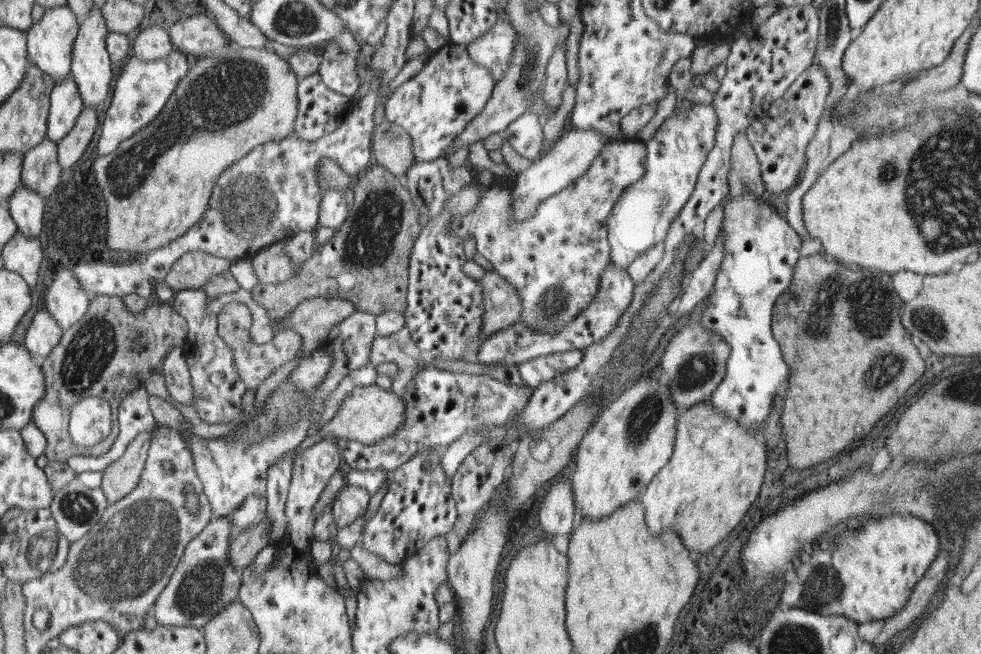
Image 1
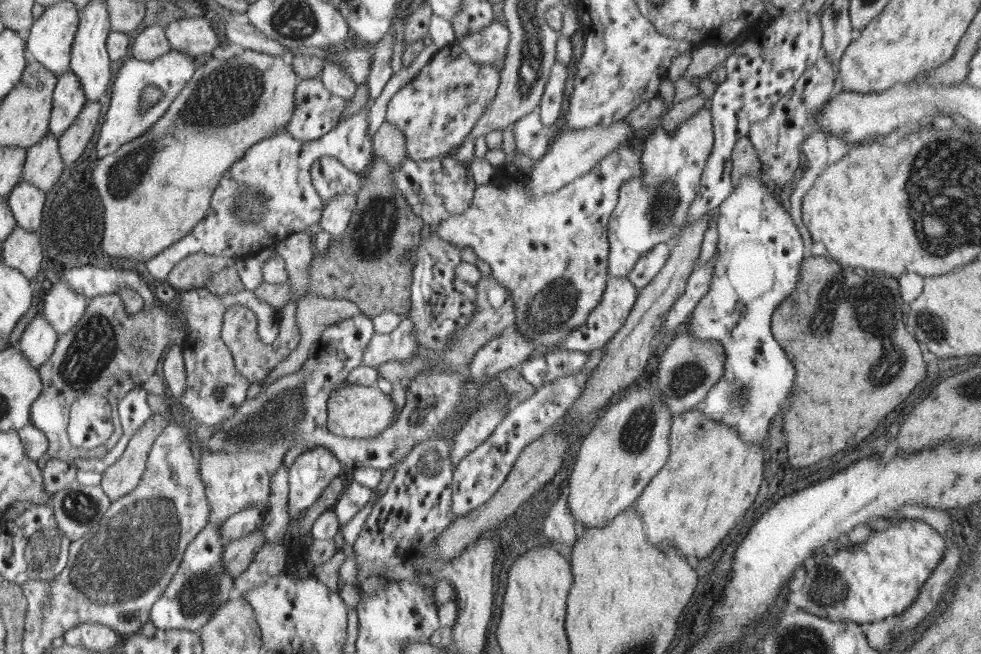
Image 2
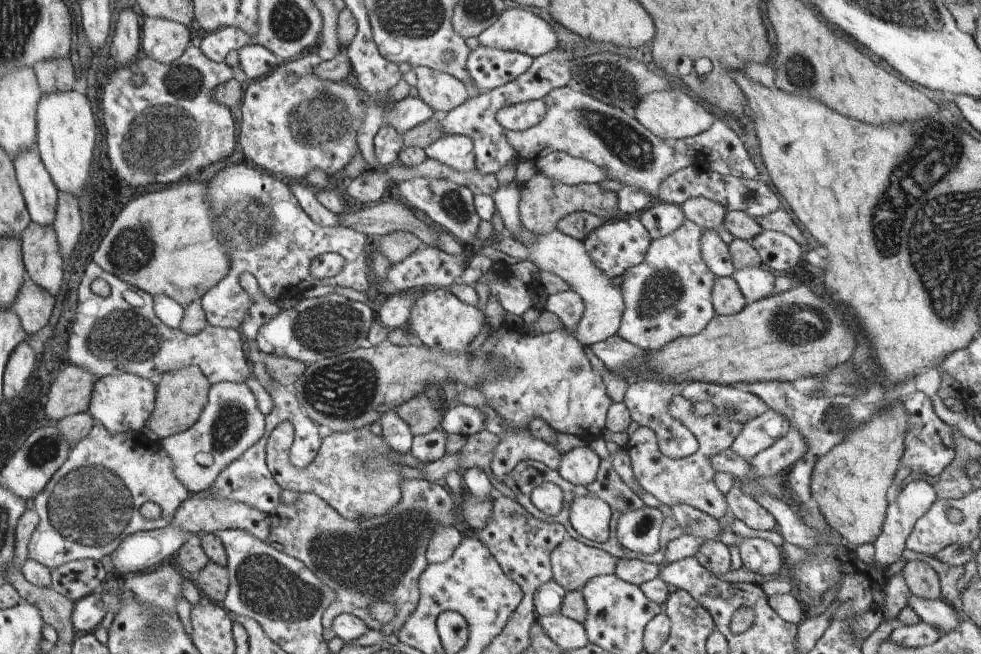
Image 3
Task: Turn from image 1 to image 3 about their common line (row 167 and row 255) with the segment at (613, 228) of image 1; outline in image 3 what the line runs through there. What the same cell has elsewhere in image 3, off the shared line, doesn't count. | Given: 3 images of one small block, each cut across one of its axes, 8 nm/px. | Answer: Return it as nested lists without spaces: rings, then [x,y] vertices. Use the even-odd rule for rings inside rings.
[[[685,219],[684,223],[674,232],[662,236],[662,238],[651,238],[644,260],[624,272],[620,290],[623,292],[625,310],[618,332],[624,340],[645,350],[660,350],[676,338],[702,332],[707,324],[715,318],[717,314],[715,305],[712,304],[712,292],[717,276],[711,268],[708,268],[703,259],[702,245],[700,244],[703,240],[703,230],[691,220]]]

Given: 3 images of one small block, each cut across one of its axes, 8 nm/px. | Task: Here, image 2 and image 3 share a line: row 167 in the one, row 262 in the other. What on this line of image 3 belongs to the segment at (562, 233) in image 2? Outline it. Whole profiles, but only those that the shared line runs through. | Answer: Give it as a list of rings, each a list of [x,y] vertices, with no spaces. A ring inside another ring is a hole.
[[[617,218],[612,224],[604,222],[602,227],[592,231],[582,241],[592,262],[600,268],[600,272],[604,272],[608,278],[615,278],[644,260],[648,246],[650,246],[651,236],[638,218],[622,218],[622,220]]]

